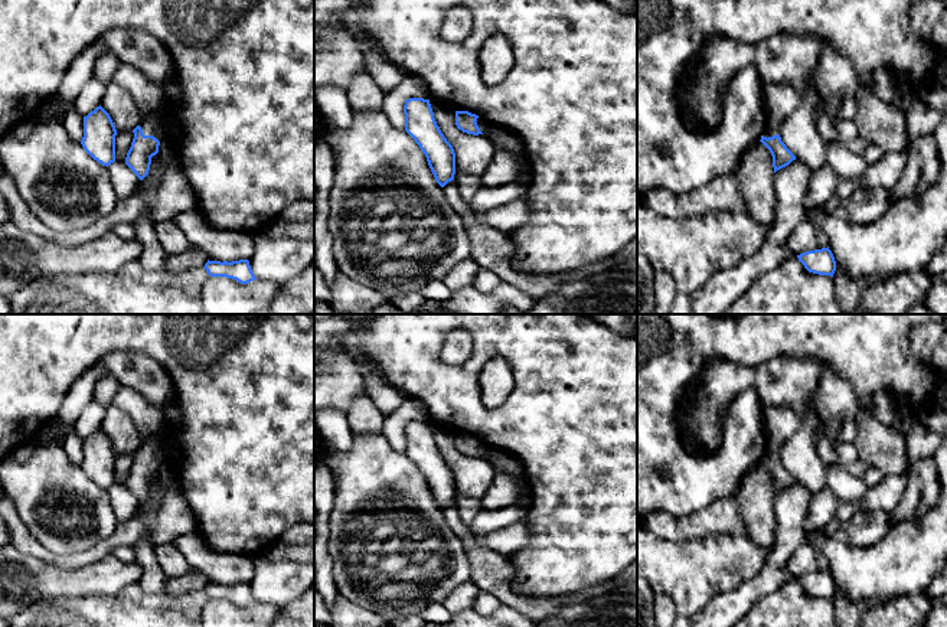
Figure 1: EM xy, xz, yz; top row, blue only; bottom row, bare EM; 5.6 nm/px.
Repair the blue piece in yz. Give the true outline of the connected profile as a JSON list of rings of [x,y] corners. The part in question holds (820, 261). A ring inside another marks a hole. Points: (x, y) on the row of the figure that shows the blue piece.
[[[829,246],[803,252],[797,255],[797,258],[804,265],[804,268],[813,274],[833,277],[836,271],[836,261]]]

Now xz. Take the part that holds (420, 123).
[[[406,99],[404,114],[405,131],[419,146],[437,183],[444,187],[448,182],[454,180],[455,153],[437,125],[430,99]]]

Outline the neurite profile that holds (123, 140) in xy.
[[[117,131],[115,135],[115,161],[125,163],[127,153],[134,138],[133,131]]]

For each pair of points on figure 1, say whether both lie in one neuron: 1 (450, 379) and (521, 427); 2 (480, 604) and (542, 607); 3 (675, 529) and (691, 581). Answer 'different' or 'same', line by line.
1: same
2: different
3: different

